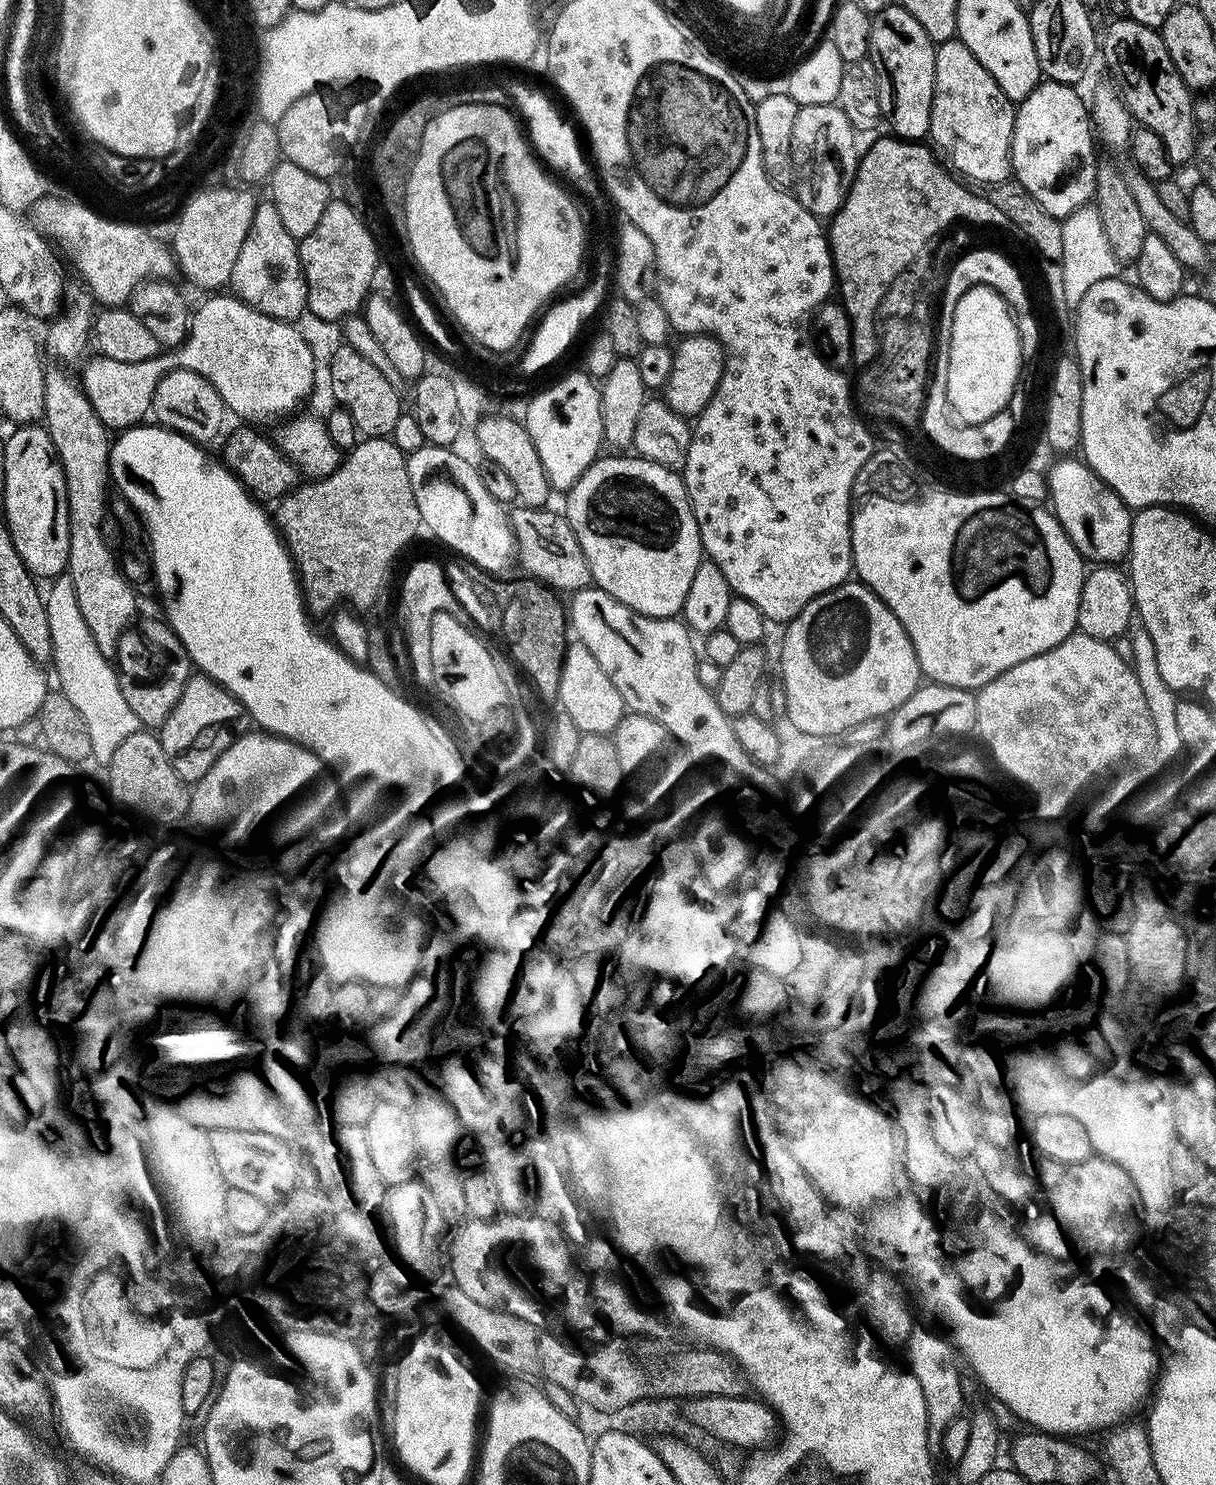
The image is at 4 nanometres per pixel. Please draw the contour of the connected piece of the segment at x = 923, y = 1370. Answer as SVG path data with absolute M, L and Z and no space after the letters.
M920 1328L913 1329L906 1345L908 1368L918 1378L927 1410L927 1448L933 1456L943 1451L945 1430L963 1415L964 1384L962 1382L962 1357L955 1343Z

